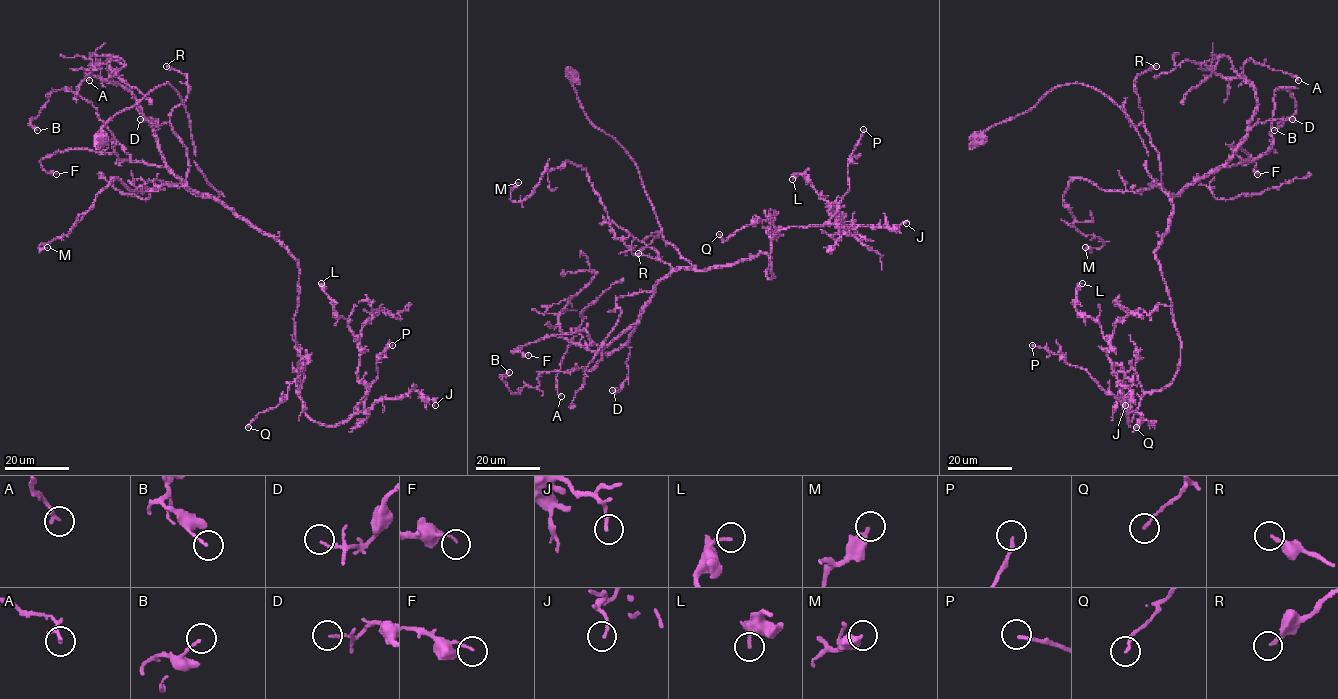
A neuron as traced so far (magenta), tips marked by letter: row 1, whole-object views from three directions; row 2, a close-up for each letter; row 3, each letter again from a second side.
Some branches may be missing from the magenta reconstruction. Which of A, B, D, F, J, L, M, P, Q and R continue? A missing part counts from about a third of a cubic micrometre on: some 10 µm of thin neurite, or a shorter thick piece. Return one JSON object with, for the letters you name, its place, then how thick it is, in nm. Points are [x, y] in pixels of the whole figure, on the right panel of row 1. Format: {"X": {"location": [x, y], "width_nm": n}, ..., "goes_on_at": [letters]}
{"P": {"location": [1032, 345], "width_nm": 180}, "goes_on_at": ["P"]}

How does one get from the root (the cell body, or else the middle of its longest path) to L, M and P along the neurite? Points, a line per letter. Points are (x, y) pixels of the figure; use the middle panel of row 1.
L: (571, 76), (691, 269), (765, 252), (771, 278), (780, 231), (838, 219), (805, 172), (792, 179)
M: (571, 76), (691, 266), (634, 255), (582, 167), (545, 171), (513, 202), (518, 182)
P: (571, 76), (691, 269), (765, 252), (771, 278), (774, 236), (834, 215), (863, 129)

